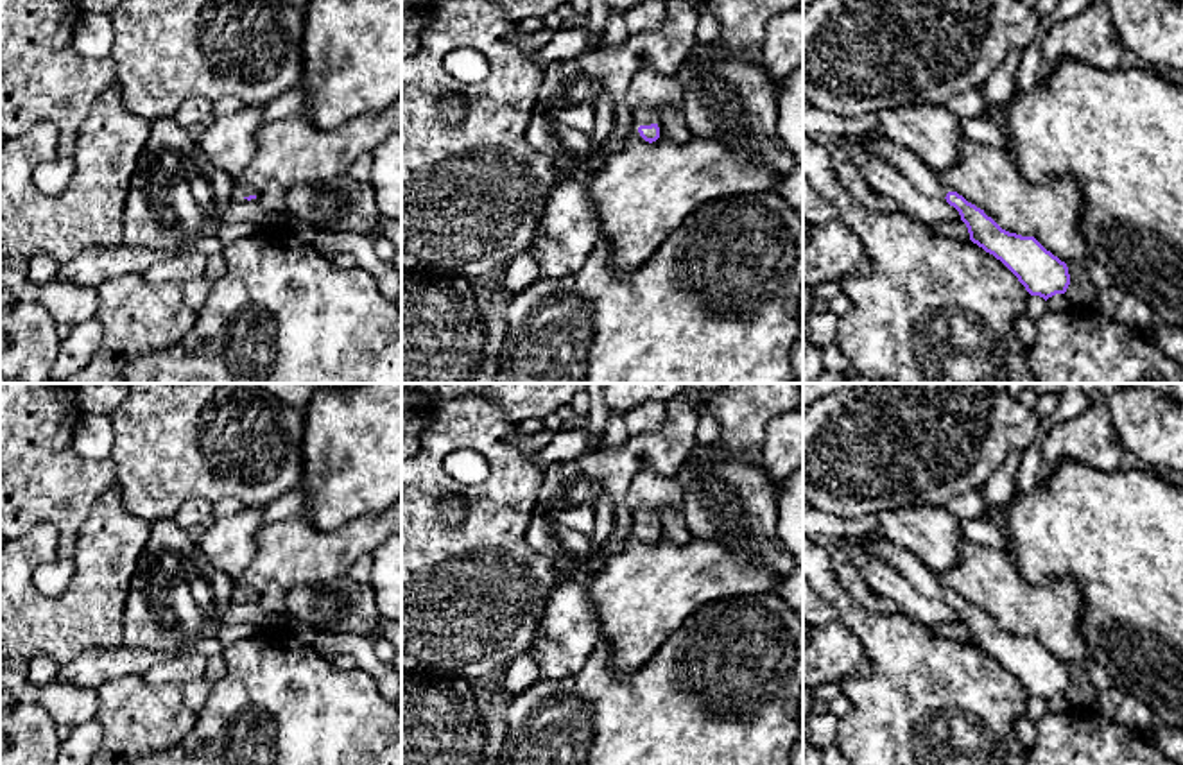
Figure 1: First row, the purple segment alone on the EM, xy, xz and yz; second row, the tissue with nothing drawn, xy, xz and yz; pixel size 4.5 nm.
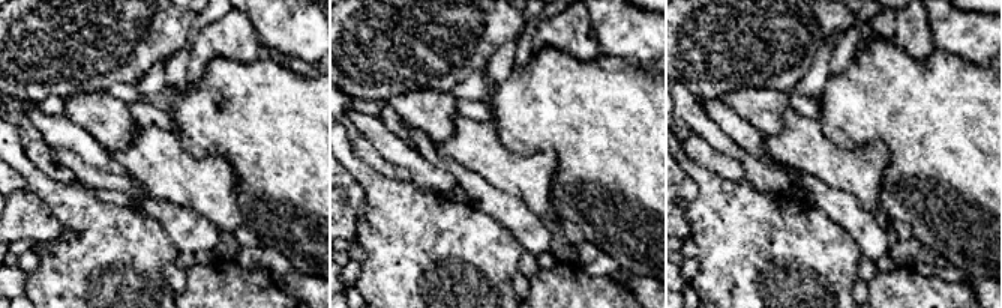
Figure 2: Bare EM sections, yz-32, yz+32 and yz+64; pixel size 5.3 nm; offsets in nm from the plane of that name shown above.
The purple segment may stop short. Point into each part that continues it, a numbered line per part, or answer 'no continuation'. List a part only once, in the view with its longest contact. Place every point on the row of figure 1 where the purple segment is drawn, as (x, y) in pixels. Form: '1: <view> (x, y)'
1: xz (646, 117)

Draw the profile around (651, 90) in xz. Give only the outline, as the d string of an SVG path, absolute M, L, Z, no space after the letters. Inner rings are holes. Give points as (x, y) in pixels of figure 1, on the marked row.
M643 66L631 81L627 106L636 115L640 107L647 107L656 115L656 122L665 107L683 111L681 84L670 75L661 75Z

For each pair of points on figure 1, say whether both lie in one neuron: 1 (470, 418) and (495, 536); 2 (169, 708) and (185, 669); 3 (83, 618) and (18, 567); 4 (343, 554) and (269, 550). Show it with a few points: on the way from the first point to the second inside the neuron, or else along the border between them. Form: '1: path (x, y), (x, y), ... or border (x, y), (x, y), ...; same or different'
1: path (495, 446), (499, 452), (499, 507); same
2: border (142, 676), (151, 683), (180, 685); different
3: path (61, 618), (51, 618), (20, 588); same
4: path (325, 554), (287, 552); same

